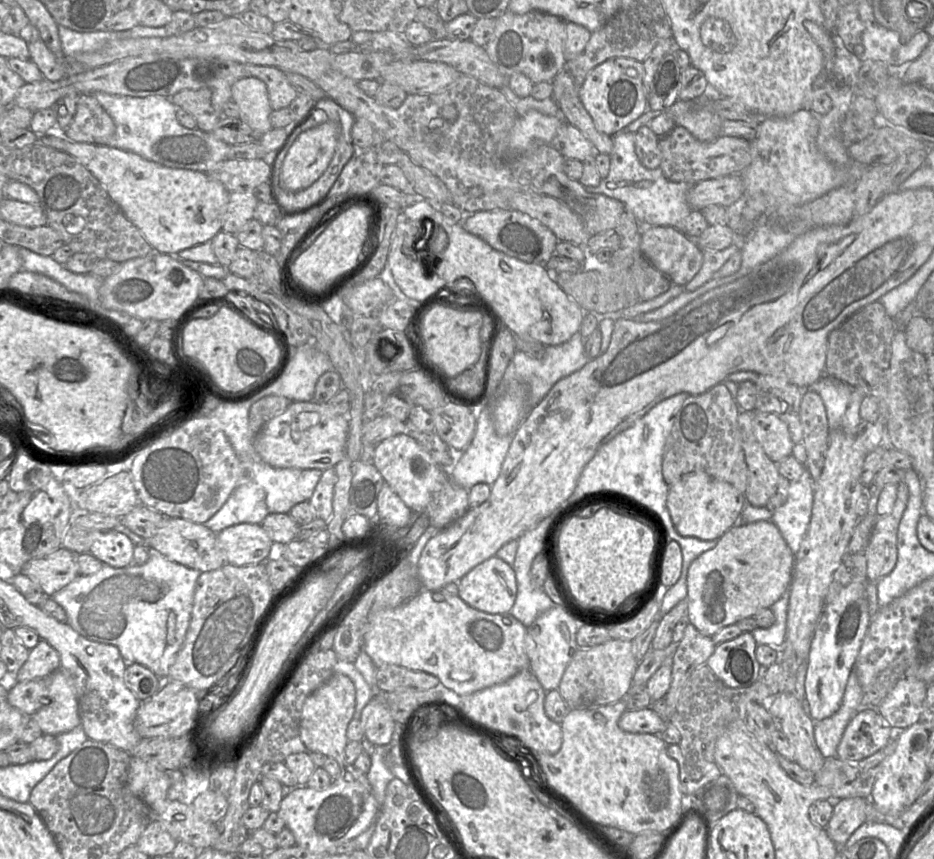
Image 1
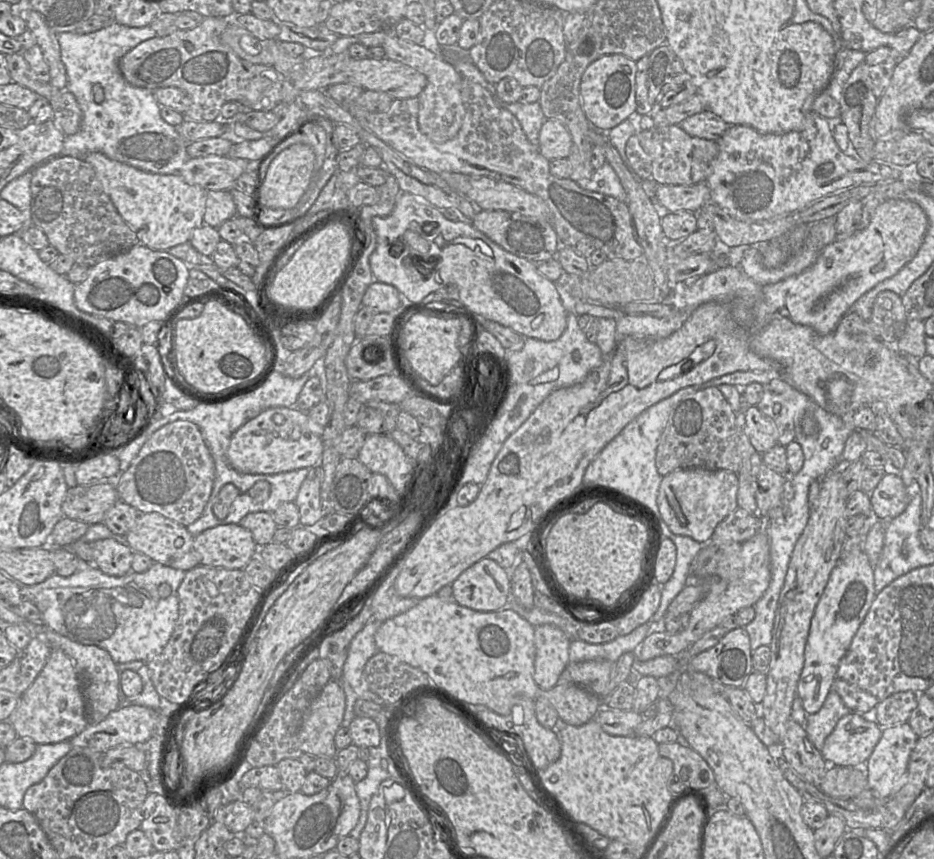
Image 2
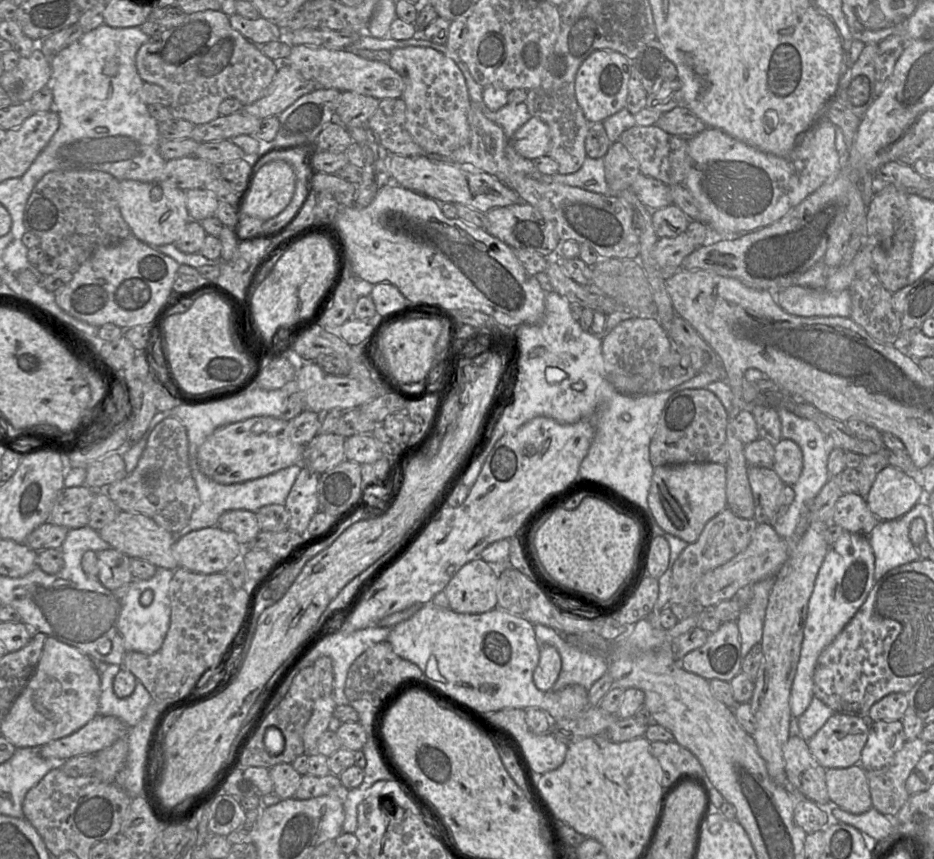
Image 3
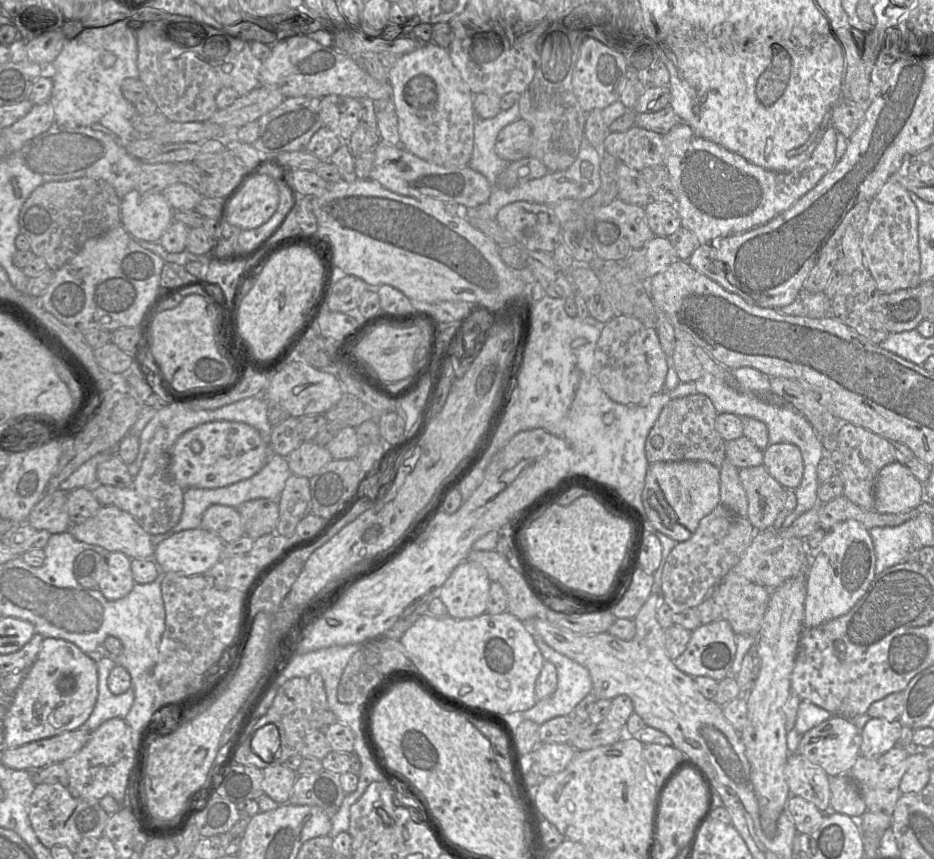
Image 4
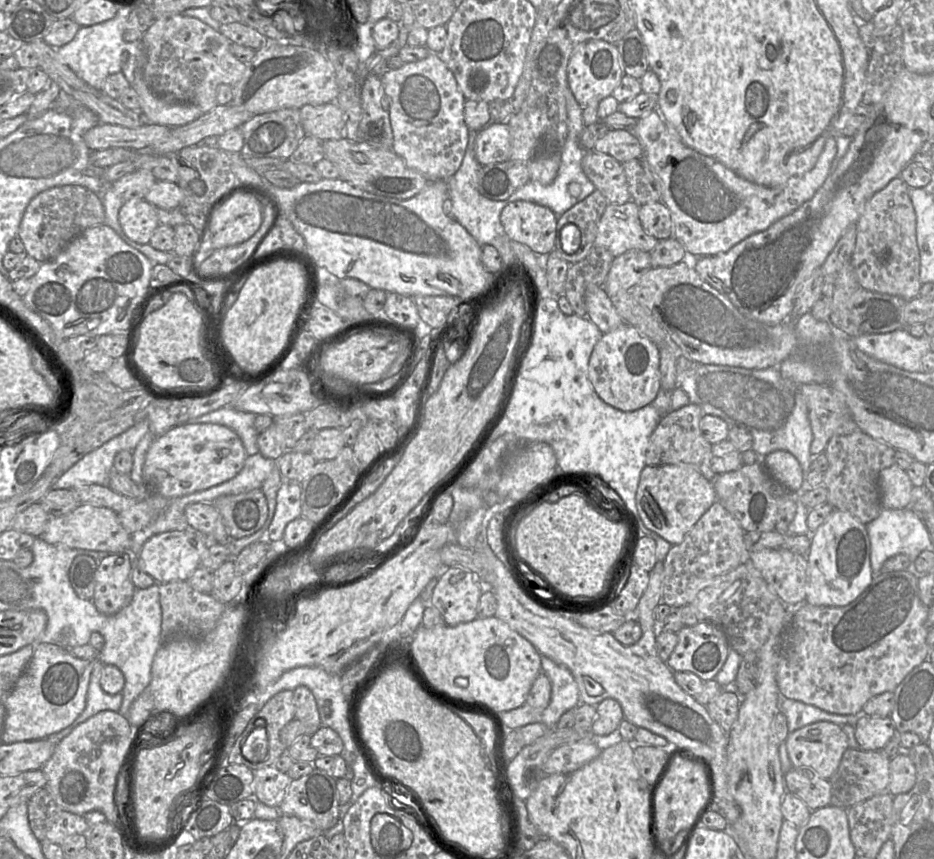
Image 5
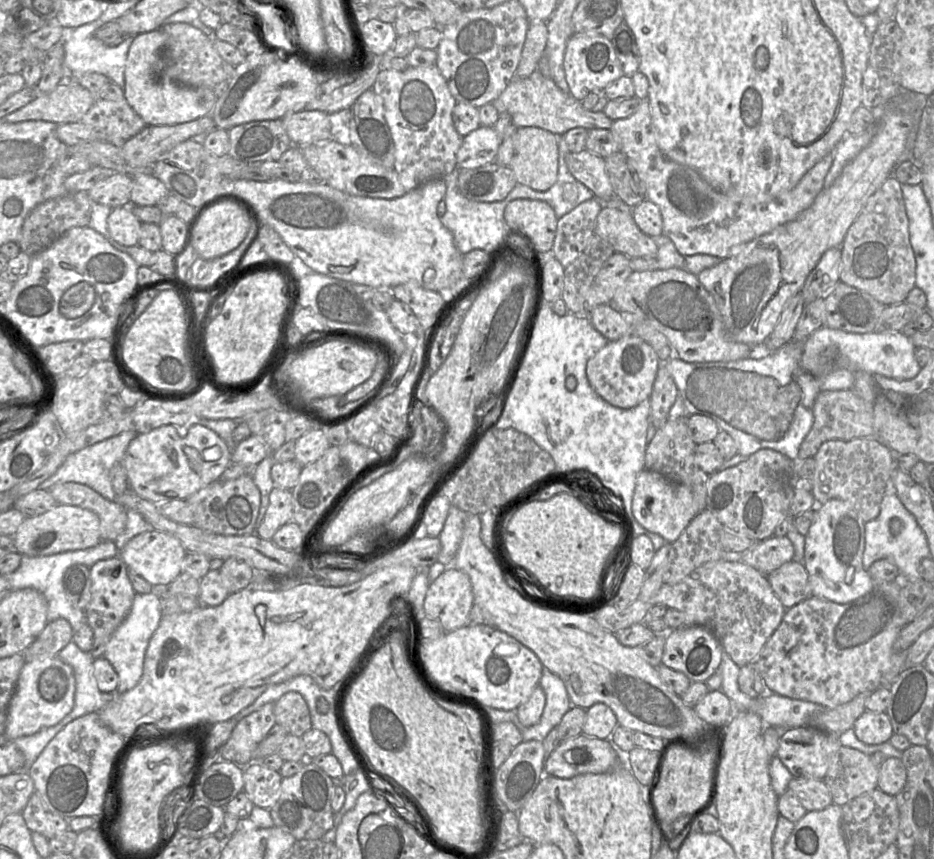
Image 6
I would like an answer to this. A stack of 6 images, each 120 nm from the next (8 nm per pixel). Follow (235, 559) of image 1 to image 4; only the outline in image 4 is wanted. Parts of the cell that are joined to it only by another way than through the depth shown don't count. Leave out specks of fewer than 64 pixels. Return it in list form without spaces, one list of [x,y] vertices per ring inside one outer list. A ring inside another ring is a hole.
[[[203,528],[183,530],[155,547],[154,561],[161,573],[203,575],[221,560],[225,543]]]

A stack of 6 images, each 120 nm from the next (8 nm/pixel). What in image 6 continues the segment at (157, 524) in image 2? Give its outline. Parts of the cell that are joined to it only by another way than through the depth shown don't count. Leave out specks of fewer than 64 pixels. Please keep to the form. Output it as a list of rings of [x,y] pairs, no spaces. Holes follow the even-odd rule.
[[[57,504],[38,516],[26,517],[12,535],[16,552],[32,557],[93,547],[102,540],[100,520],[91,510],[73,505]]]

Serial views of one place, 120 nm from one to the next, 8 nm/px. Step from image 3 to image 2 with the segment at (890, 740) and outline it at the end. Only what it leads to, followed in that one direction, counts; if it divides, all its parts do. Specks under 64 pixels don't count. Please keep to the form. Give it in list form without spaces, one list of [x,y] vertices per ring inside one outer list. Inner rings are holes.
[[[907,722],[882,729],[881,738],[865,763],[869,789],[875,797],[893,796],[906,783],[909,757],[918,738]]]

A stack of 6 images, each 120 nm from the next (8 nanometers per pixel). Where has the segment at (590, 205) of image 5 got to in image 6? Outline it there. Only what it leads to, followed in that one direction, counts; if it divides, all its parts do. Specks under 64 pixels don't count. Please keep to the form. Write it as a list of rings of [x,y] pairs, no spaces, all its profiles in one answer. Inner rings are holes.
[[[593,197],[558,219],[552,256],[562,266],[568,266],[583,252],[595,234],[601,209],[601,201]]]

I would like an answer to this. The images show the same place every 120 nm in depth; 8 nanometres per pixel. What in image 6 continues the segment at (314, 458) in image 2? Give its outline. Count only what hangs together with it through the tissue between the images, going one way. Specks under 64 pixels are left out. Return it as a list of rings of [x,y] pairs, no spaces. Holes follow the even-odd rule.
[[[195,422],[184,425],[162,425],[147,433],[138,433],[129,443],[121,460],[128,477],[128,489],[154,503],[187,499],[201,488],[219,479],[231,464],[231,449],[213,430]]]

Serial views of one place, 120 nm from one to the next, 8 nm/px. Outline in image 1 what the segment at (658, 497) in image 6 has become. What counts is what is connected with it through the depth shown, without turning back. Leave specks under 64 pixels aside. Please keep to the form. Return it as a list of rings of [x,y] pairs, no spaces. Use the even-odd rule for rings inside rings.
[[[693,471],[683,475],[669,486],[667,508],[672,522],[681,536],[700,540],[718,540],[726,531],[740,522],[746,505],[744,494],[728,482],[715,479],[704,471]]]

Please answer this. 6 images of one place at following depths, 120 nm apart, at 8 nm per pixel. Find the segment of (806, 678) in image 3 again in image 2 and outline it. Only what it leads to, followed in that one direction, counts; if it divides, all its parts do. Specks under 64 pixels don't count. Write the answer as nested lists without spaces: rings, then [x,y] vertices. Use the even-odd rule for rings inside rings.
[[[853,548],[849,554],[842,556],[832,570],[811,619],[804,650],[804,666],[797,685],[797,695],[807,714],[818,712],[832,690],[839,663],[847,653],[875,596],[874,567],[861,548]]]

